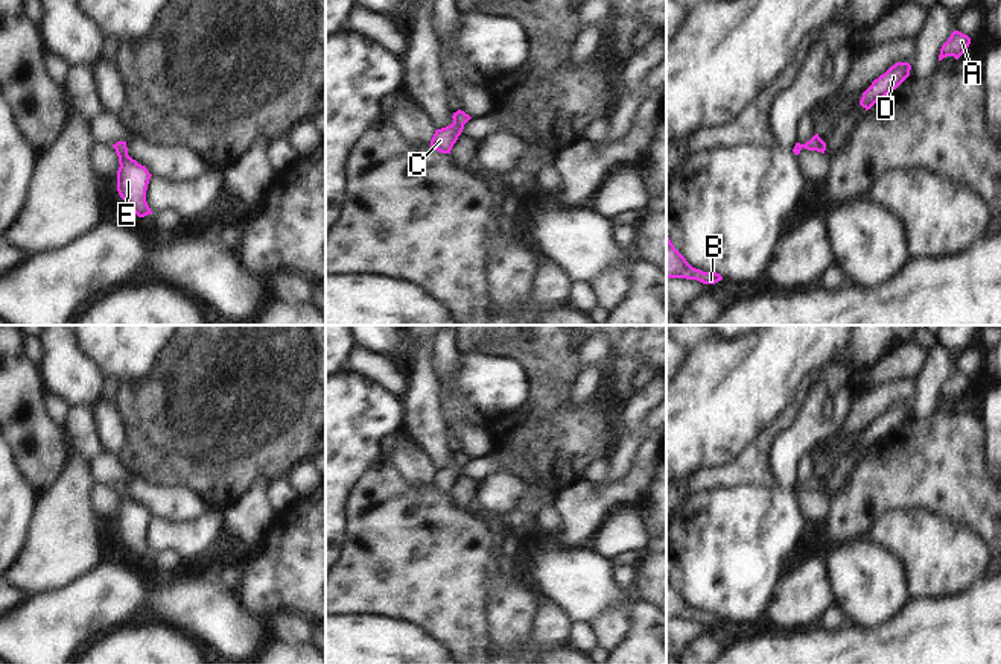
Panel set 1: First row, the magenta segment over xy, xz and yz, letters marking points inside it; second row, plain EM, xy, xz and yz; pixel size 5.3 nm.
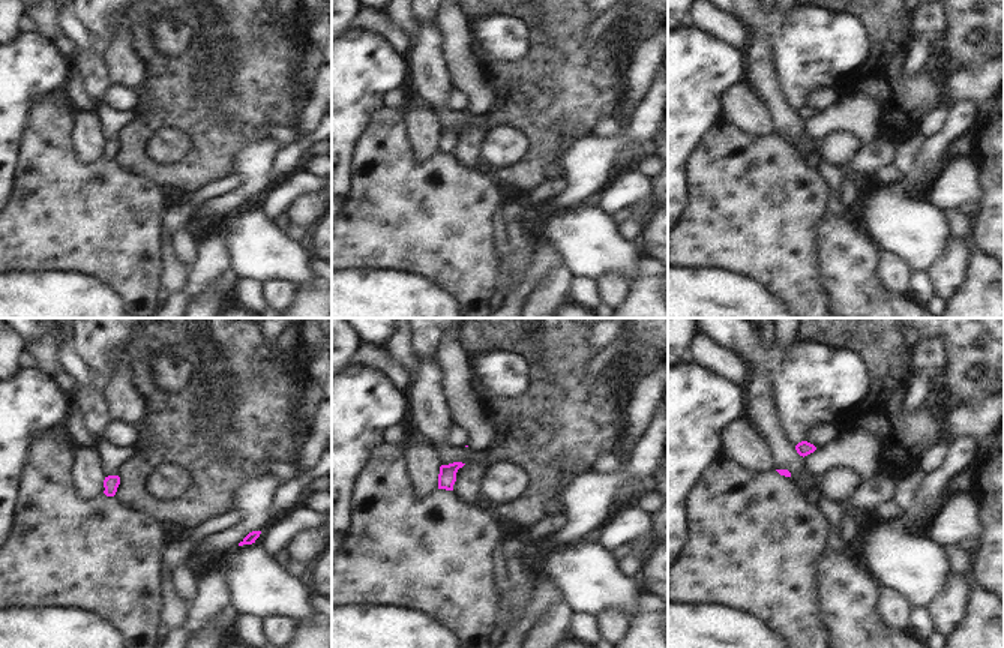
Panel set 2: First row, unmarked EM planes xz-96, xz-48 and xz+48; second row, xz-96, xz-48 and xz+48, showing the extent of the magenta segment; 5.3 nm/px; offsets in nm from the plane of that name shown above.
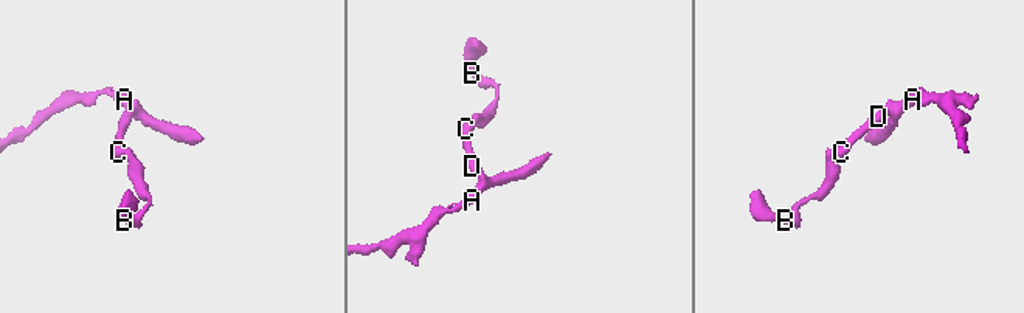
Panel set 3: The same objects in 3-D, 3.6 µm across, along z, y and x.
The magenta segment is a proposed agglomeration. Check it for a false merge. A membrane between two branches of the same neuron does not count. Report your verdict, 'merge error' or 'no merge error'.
no merge error

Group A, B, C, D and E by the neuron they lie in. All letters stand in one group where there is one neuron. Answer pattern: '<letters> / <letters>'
A B C D E

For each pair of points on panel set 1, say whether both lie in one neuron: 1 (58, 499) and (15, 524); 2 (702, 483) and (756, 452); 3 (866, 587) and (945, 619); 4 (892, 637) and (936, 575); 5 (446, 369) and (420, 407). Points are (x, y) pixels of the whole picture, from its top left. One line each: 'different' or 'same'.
1: different
2: same
3: different
4: different
5: different

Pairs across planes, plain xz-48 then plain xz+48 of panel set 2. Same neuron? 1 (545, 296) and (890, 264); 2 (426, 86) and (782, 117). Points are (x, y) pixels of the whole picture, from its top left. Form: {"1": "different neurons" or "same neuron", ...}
{"1": "same neuron", "2": "same neuron"}

